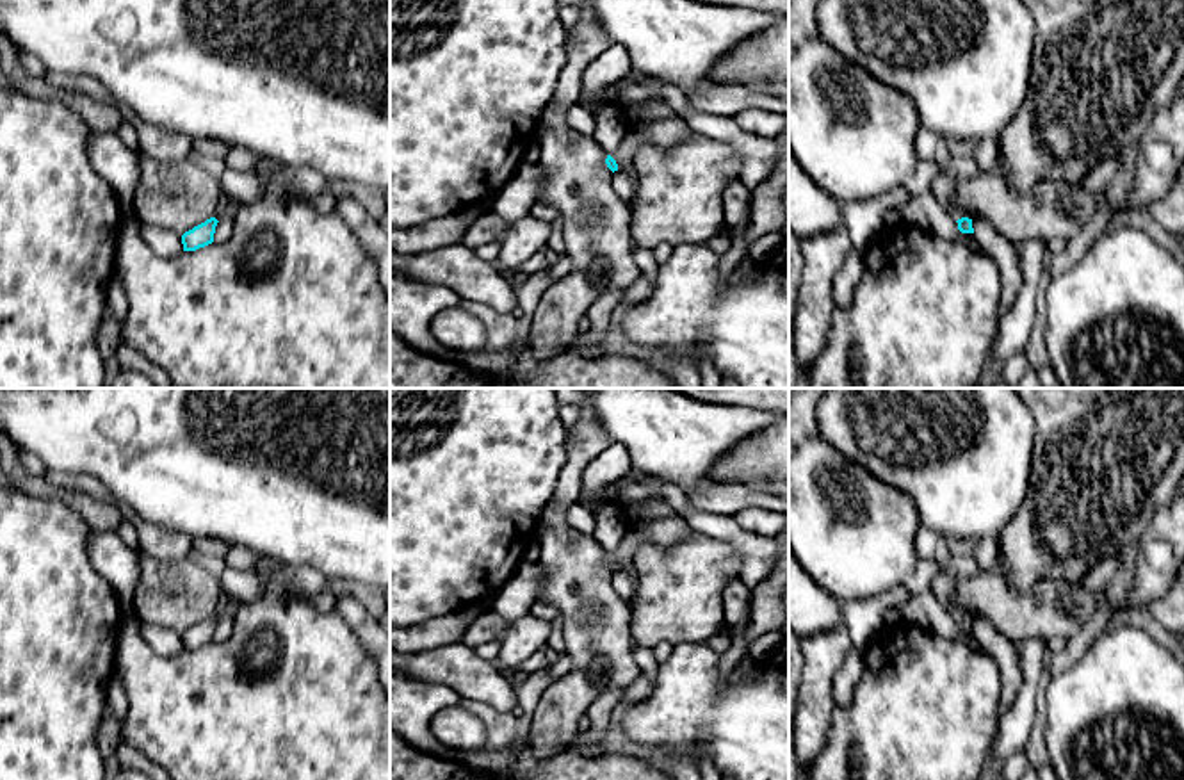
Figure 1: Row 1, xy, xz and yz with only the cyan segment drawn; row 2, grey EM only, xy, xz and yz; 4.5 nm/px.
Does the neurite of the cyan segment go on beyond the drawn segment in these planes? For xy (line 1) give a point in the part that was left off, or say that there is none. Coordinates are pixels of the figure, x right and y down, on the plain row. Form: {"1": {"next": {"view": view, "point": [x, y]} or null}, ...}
{"1": {"next": {"view": "xy", "point": [227, 608]}}}

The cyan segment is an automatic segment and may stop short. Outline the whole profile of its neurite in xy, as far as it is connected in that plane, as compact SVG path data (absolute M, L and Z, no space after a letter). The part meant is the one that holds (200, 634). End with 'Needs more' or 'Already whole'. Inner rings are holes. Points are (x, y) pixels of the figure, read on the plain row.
M221 588L215 613L210 618L207 618L205 622L194 625L192 629L189 629L182 634L183 650L196 650L199 646L212 643L217 622L223 618L233 620L235 613L240 605L242 605L240 602L233 600Z. Needs more

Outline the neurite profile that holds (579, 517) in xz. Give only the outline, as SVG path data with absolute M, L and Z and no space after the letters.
M580 500L572 504L566 511L564 511L564 520L566 524L588 536L593 536L595 532L595 515L593 509L589 509L588 506L584 506Z

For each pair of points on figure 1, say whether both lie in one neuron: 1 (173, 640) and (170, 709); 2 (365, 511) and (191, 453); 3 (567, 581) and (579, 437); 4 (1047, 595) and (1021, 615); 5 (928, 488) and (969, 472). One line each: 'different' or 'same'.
1: different
2: same
3: same
4: same
5: same

